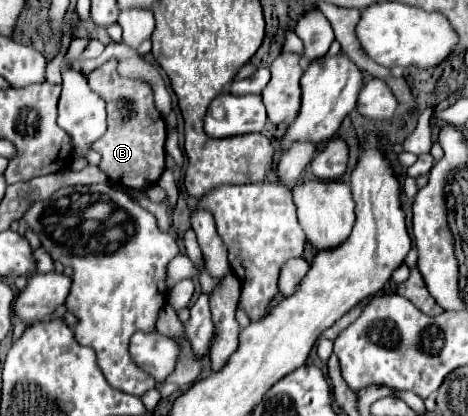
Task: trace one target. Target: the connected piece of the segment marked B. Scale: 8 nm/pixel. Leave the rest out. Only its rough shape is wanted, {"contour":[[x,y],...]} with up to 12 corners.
{"contour":[[118,60],[88,74],[108,130],[100,170],[128,190],[164,172],[166,124],[152,86]]}

